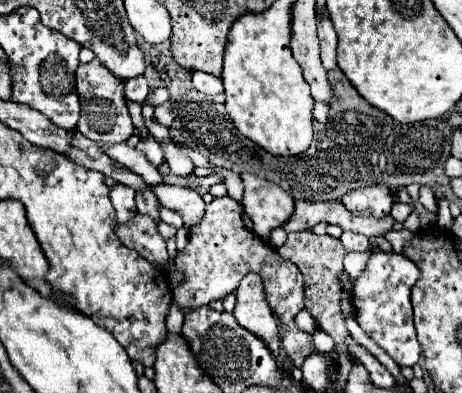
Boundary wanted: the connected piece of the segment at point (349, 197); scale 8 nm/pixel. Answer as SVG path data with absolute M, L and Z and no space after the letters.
M368 186L360 190L352 190L342 196L344 206L354 216L388 216L392 208L392 196L386 186Z

